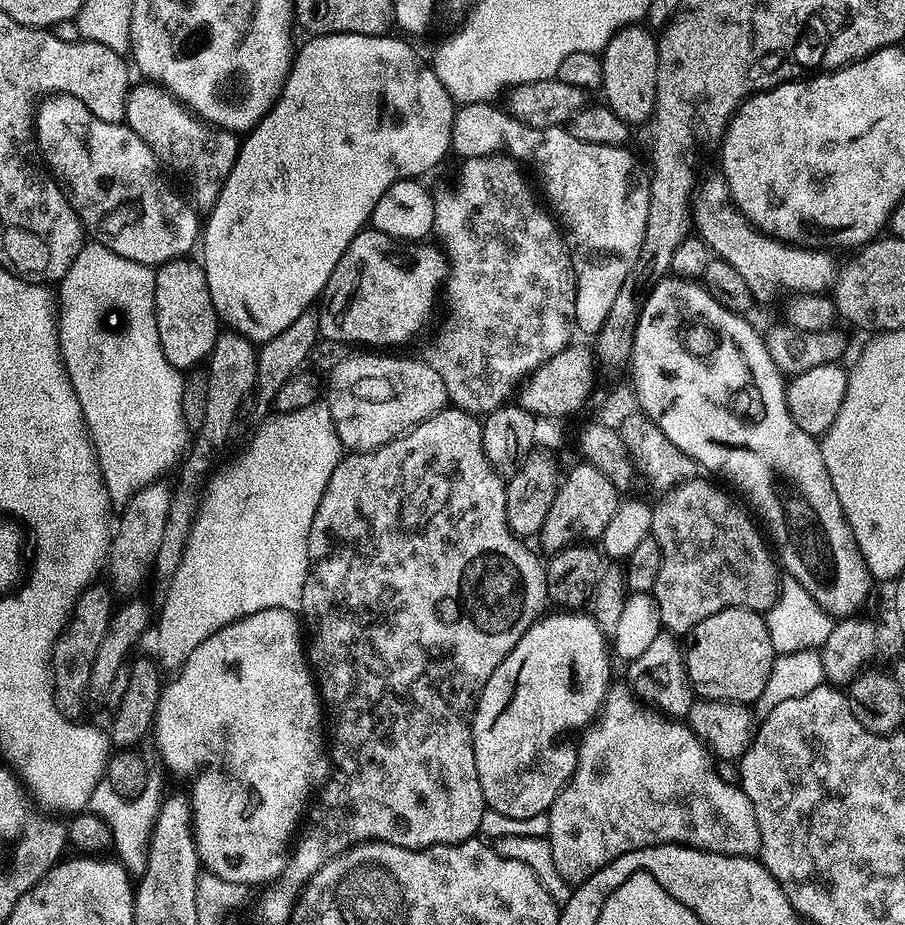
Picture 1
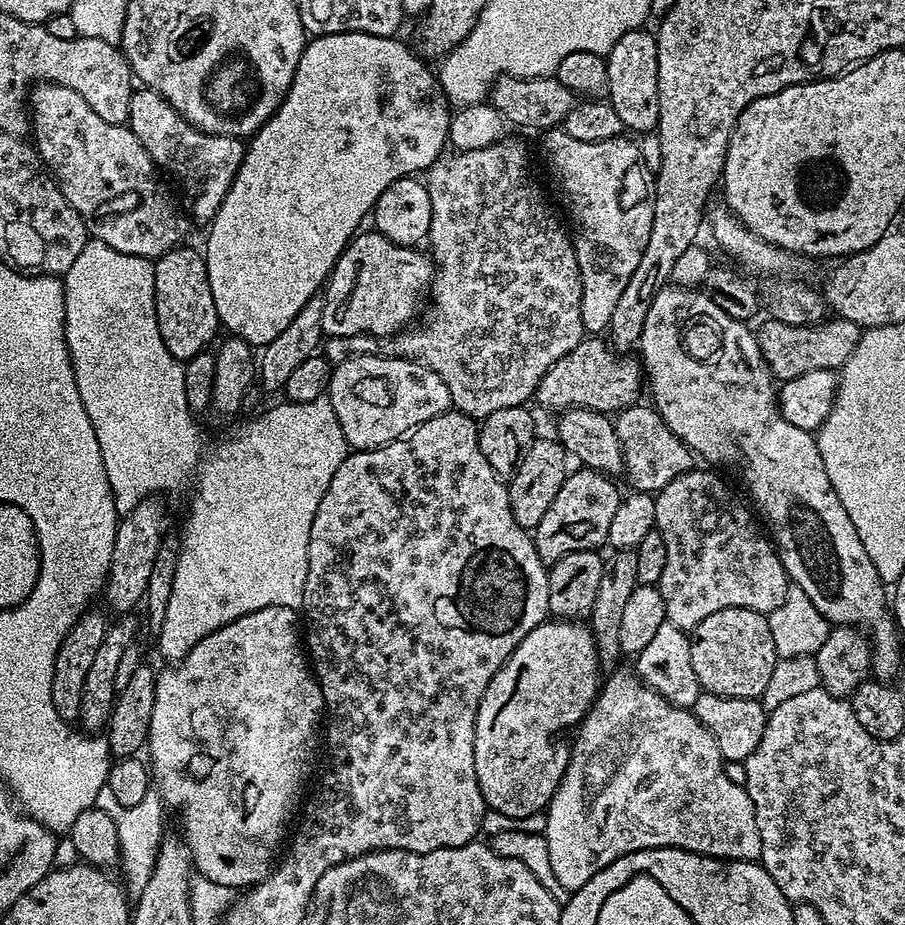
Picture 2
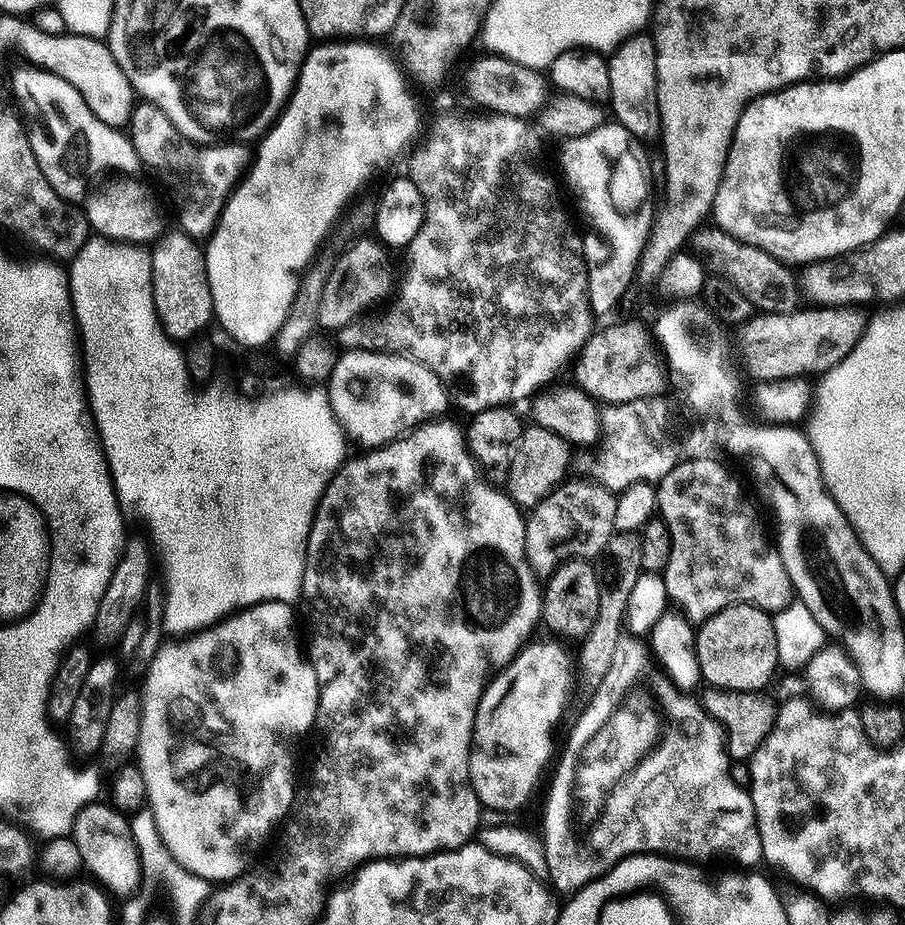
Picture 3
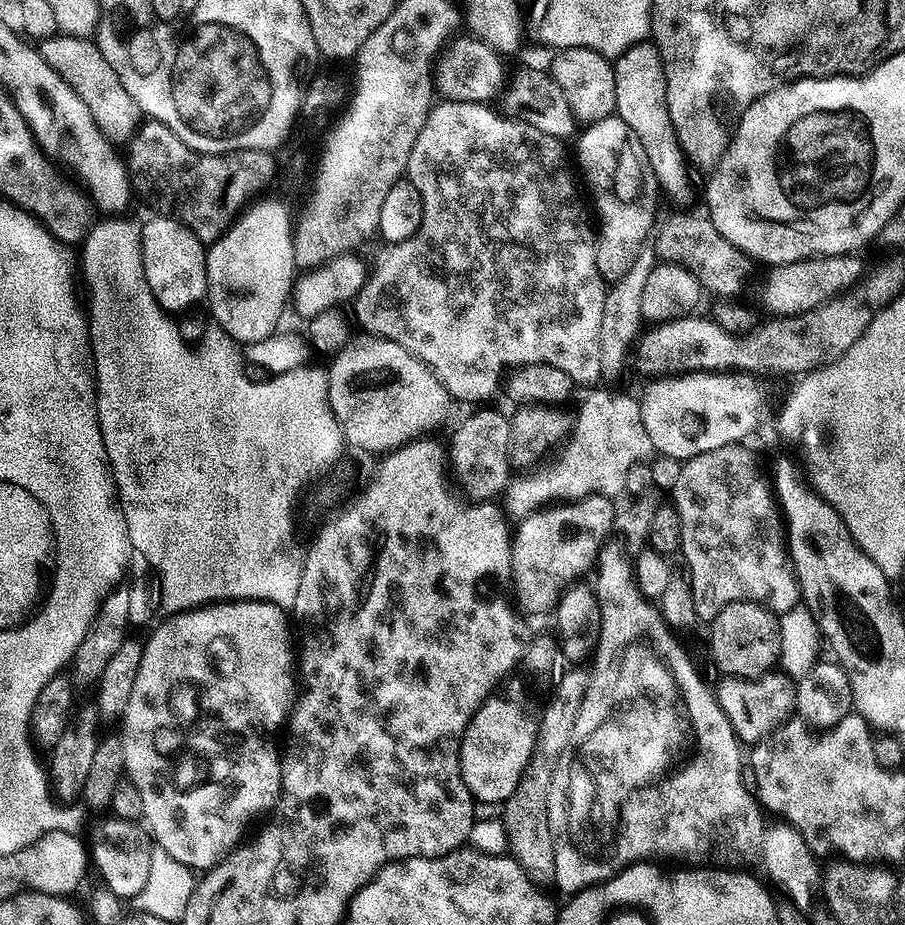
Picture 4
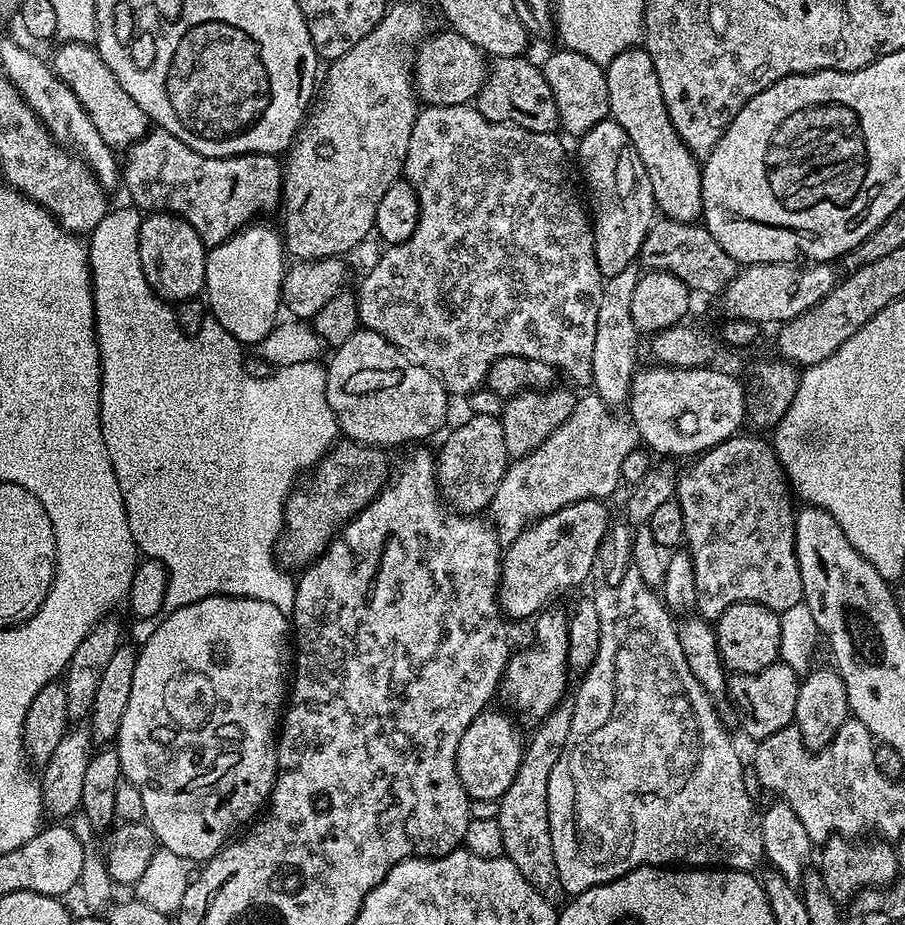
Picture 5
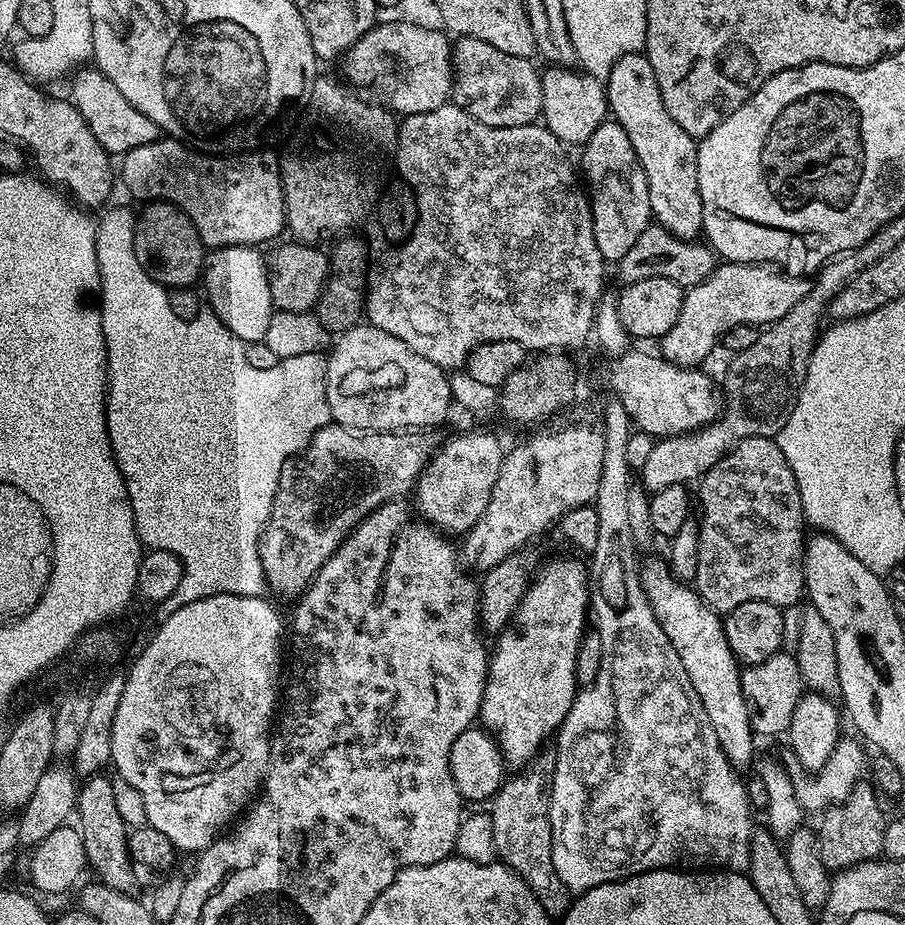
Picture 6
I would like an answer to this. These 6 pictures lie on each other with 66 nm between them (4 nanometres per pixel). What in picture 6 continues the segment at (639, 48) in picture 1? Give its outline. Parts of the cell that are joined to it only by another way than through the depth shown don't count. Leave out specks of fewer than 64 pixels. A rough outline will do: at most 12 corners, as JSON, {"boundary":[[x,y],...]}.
{"boundary":[[643,51],[614,62],[611,119],[648,175],[655,223],[704,226],[698,144]]}

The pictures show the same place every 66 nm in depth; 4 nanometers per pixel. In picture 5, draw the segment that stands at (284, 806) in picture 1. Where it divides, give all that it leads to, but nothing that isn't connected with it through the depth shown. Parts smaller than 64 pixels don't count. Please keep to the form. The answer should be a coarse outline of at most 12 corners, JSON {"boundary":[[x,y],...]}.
{"boundary":[[167,613],[114,747],[159,847],[207,862],[269,803],[290,620]]}

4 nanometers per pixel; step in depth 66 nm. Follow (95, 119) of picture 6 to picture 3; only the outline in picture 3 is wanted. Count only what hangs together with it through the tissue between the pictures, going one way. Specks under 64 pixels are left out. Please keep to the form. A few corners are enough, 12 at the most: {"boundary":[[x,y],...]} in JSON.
{"boundary":[[12,36],[31,65],[66,78],[106,126],[123,129],[138,97],[107,43]]}

